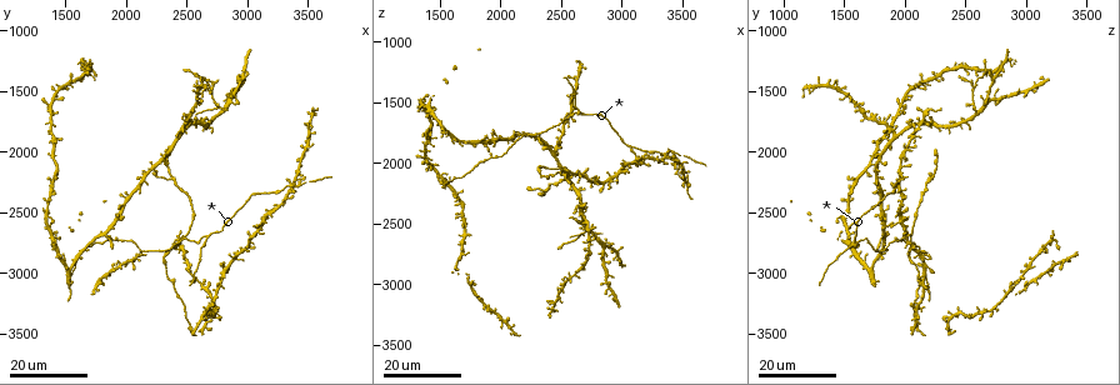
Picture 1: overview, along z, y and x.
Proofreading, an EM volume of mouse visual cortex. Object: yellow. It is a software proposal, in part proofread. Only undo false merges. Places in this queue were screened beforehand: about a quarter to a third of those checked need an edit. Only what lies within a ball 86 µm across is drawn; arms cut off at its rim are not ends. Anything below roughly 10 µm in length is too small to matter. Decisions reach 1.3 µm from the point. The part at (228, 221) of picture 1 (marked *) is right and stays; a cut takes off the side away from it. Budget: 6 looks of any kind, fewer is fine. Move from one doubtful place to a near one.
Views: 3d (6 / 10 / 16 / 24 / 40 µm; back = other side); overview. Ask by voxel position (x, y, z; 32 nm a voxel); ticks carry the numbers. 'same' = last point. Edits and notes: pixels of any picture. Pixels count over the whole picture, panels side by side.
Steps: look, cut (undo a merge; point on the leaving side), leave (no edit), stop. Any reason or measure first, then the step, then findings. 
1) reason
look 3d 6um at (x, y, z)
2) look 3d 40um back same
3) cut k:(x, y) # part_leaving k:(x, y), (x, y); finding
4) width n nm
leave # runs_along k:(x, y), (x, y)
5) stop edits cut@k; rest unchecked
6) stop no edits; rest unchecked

look 3d 16um at (2680, 2720, 1560)

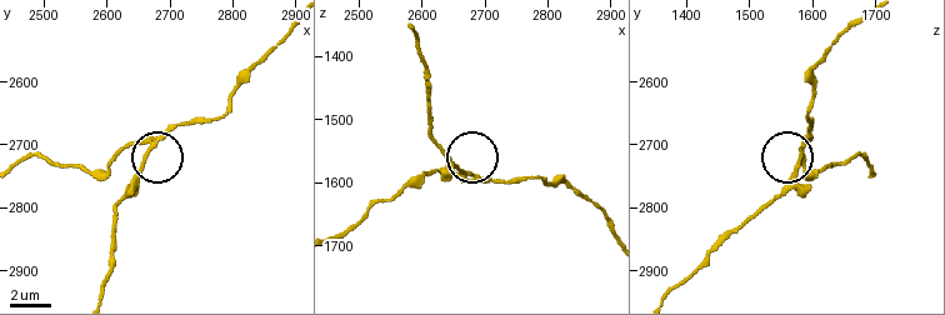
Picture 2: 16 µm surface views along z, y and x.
look 3d 6um at (2670, 2705, 1585)

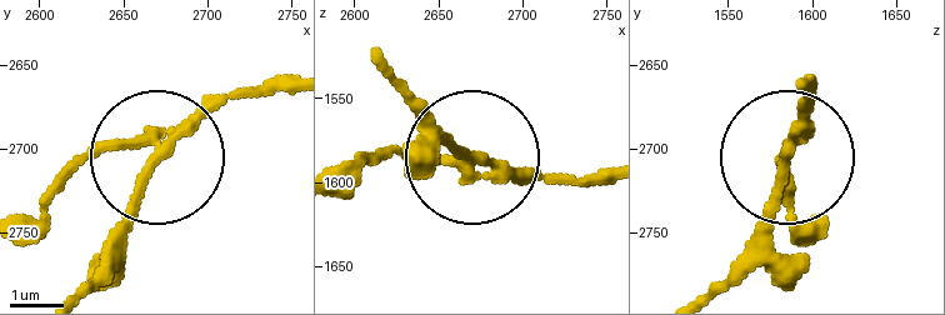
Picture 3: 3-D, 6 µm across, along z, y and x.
arms 3
cut 3:(136, 203) # part_leaving 3:(176, 136), (131, 226), (73, 293); two neurons meet here

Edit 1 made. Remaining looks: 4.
three-way junction
look 3d 16um at (1940, 2740, 1960)

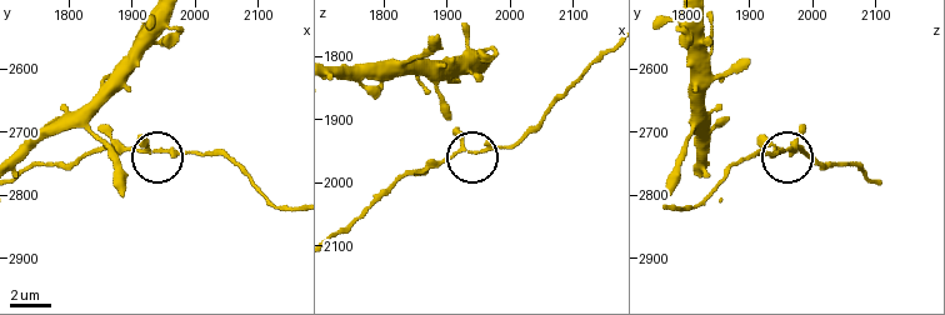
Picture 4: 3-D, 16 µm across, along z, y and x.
look 3d 10um at (1925, 2725, 1945)

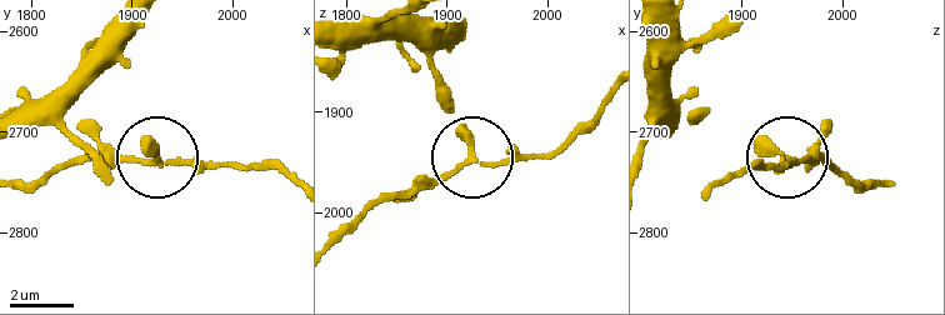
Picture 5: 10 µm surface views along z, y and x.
leave # runs_along 5:(293, 181), (229, 163), (78, 163); continuous, no second neuron

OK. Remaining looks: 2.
stop edits cut@3; rest unchecked

